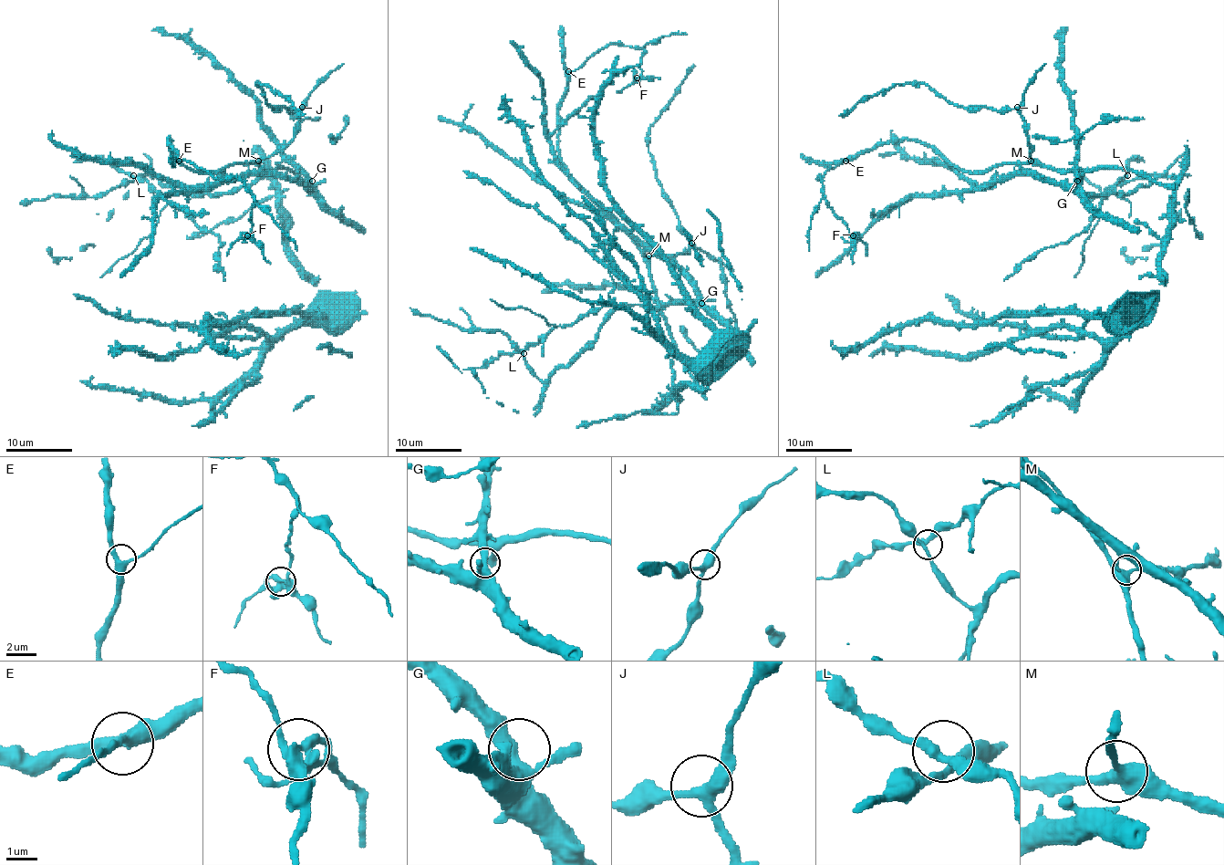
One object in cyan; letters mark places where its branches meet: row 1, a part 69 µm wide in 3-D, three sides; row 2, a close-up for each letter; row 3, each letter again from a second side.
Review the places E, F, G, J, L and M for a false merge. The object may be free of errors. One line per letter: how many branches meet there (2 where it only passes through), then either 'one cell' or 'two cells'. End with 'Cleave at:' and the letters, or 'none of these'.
E: 3 branches meet; one cell
F: 4 branches meet; two cells
G: 3 branches meet; one cell
J: 3 branches meet; one cell
L: 4 branches meet; one cell
M: 3 branches meet; one cell
Cleave at: F

